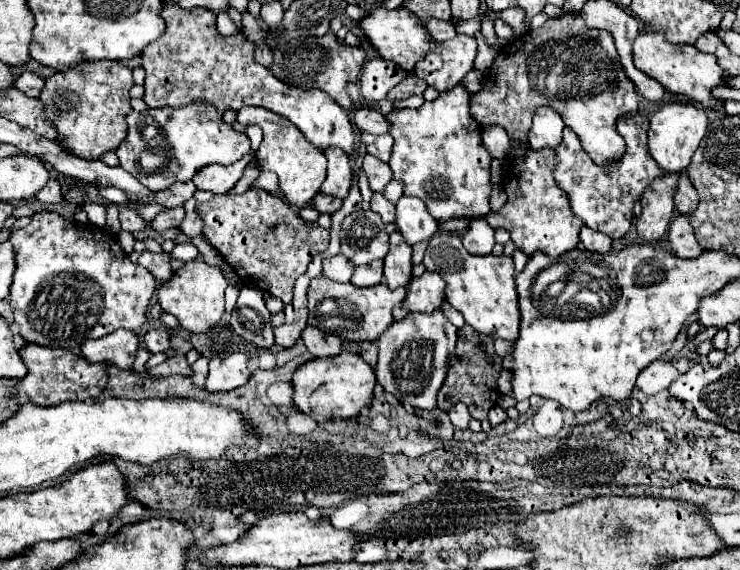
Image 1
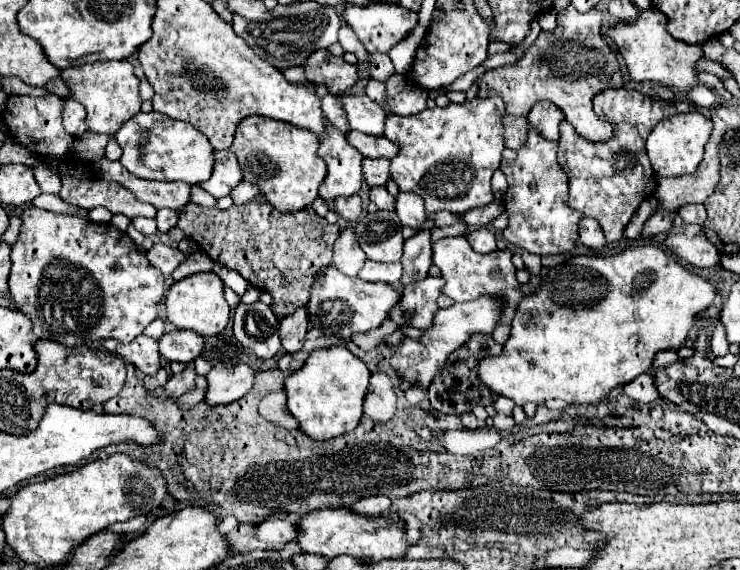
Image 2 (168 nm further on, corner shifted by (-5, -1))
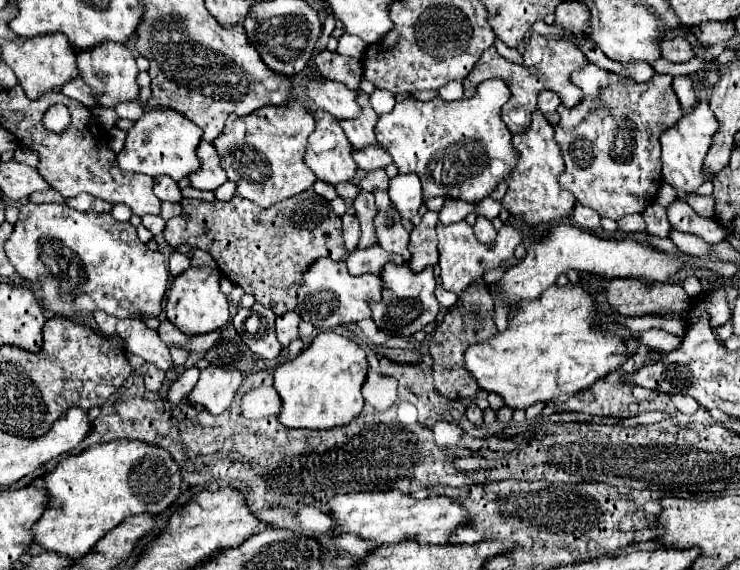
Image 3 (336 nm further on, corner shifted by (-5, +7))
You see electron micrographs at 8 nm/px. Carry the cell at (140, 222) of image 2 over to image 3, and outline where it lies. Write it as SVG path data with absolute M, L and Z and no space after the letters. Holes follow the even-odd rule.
M146 214L146 216L142 216L142 224L152 232L152 234L158 234L158 232L162 232L164 230L164 220L160 218L160 216L150 216L150 214Z

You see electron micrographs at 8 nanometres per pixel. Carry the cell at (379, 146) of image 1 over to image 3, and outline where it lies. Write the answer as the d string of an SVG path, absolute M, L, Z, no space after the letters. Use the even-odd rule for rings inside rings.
M358 94L358 102L362 104L364 114L356 120L342 120L340 122L340 126L346 132L350 144L354 146L354 150L362 150L370 144L378 144L378 140L374 136L374 124L378 120L378 114L372 110L366 94Z

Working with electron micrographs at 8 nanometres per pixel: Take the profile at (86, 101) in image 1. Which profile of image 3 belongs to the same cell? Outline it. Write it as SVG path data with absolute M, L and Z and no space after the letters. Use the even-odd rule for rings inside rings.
M106 42L92 50L78 52L78 72L82 80L92 88L94 98L102 108L116 108L122 102L136 102L140 98L140 86L136 82L138 66L132 52L124 44Z

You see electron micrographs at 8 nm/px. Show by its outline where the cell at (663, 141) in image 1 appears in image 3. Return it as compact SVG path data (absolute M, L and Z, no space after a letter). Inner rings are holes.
M700 100L692 108L692 112L684 114L678 120L678 124L674 124L674 128L666 128L666 132L662 132L662 136L660 136L664 182L668 182L678 192L684 192L684 194L694 192L706 180L706 176L702 174L702 162L712 144L712 134L716 130L718 130L718 122L716 122L714 114L710 112L710 106L706 100Z

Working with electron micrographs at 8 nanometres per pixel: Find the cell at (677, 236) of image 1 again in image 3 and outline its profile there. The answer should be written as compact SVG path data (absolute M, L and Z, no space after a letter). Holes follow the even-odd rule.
M650 204L650 208L644 210L644 218L646 218L646 232L658 238L668 238L670 234L670 222L666 218L666 208L658 206L658 204Z

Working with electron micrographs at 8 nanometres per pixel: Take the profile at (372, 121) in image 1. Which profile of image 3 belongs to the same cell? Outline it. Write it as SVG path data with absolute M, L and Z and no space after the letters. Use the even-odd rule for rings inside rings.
M314 78L308 82L308 96L320 110L330 112L338 120L354 120L354 116L362 116L358 92L350 92L344 84Z

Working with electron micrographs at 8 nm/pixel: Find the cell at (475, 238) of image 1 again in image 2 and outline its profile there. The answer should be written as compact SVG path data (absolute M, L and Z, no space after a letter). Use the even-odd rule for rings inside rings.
M476 228L466 238L468 238L470 246L480 254L490 254L496 250L496 236L490 228Z

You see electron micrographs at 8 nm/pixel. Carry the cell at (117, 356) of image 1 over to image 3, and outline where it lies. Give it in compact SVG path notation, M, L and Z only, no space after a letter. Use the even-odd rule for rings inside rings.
M94 312L94 320L102 334L120 336L128 354L136 354L160 370L168 370L172 366L168 346L160 340L156 330L146 326L146 322L136 318L114 320L114 316L106 316L106 312Z

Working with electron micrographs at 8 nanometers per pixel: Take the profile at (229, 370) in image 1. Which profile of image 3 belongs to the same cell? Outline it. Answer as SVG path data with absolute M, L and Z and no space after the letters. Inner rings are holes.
M210 364L206 370L200 372L200 380L188 394L188 402L204 406L210 414L220 414L232 404L240 384L240 370L226 370Z

